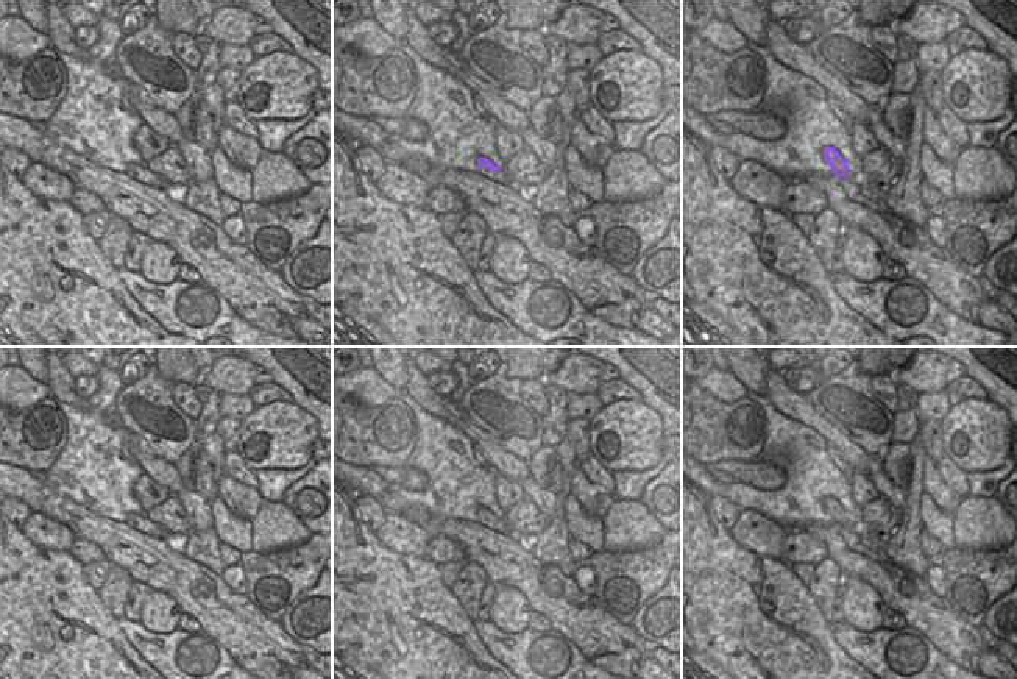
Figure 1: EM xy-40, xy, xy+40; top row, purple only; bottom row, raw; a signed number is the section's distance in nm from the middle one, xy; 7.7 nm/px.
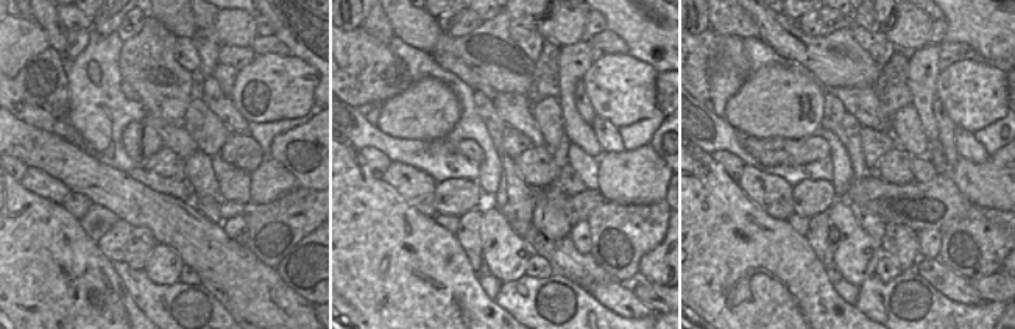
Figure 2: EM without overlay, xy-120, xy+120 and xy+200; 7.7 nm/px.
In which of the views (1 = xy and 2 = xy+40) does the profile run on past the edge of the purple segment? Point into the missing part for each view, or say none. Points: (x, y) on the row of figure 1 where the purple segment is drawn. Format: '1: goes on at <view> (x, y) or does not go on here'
1: goes on at xy (499, 177)
2: does not go on here

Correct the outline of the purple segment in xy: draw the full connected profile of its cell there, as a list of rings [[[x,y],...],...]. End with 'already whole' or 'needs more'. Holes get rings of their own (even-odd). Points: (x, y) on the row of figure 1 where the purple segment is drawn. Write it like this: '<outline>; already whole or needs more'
[[[479,158],[477,159],[477,165],[479,165],[479,175],[493,180],[499,184],[513,184],[510,181],[510,178],[507,176],[507,173],[504,172],[502,167],[496,167],[490,159],[487,158]]]; needs more

